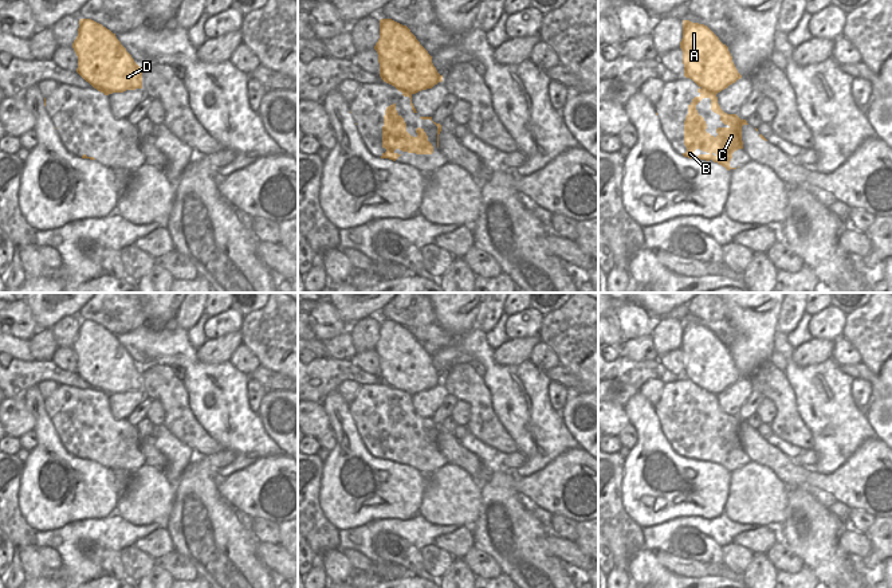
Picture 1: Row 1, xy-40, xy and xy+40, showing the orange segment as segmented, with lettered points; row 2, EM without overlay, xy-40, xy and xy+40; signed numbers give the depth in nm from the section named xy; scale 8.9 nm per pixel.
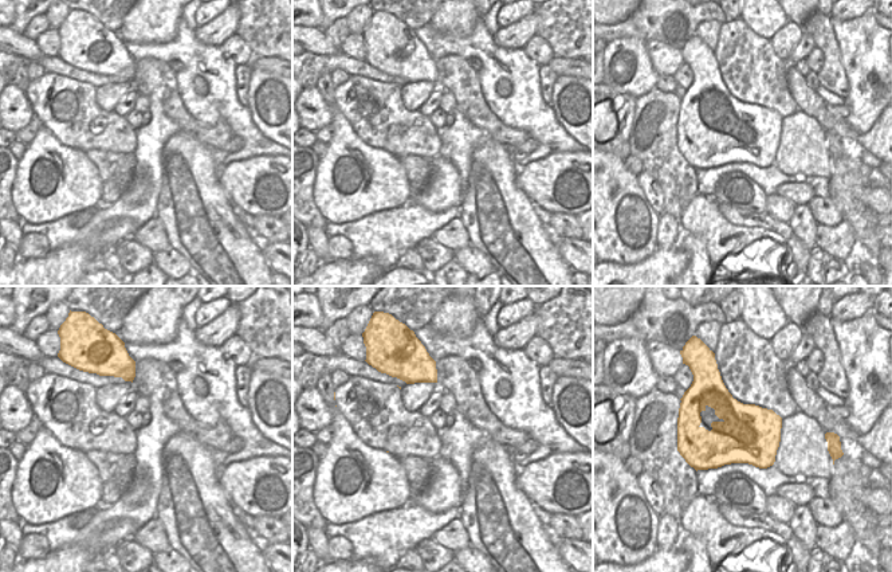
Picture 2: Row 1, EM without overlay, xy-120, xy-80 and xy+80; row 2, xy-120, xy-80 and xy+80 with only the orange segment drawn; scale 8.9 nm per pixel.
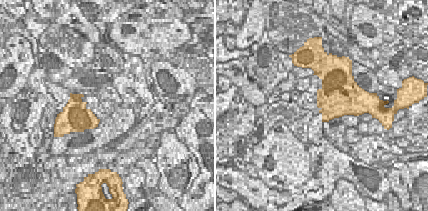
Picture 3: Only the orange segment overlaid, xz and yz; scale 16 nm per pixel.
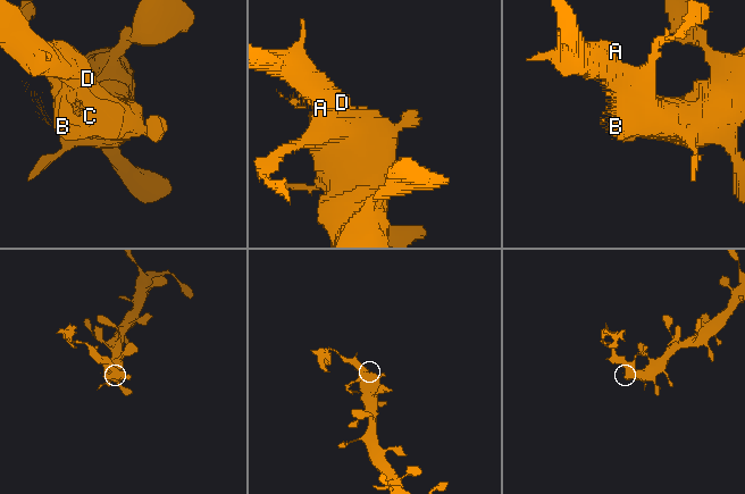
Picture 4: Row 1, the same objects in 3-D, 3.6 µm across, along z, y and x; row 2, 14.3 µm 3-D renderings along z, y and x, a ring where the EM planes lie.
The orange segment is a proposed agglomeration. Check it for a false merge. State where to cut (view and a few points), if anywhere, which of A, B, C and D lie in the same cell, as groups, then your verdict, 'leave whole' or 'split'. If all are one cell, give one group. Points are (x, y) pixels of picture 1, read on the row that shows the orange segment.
cut in xy+40 along (702, 87), (715, 94); A D / B C; split

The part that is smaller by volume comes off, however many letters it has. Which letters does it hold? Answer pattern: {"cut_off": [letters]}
{"cut_off": ["A", "D"]}

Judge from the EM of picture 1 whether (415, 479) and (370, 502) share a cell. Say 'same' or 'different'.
same

